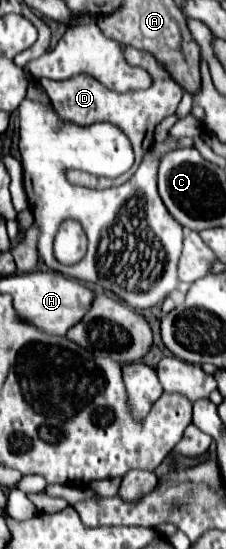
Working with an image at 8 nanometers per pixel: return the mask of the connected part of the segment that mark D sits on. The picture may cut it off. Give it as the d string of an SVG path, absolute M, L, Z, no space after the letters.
M124 46L124 58L130 66L140 66L144 68L150 78L152 78L152 86L146 88L146 90L132 90L132 92L112 92L108 90L104 84L100 84L96 78L92 76L86 76L86 74L80 74L80 76L72 76L66 80L46 80L46 78L40 78L40 86L46 90L50 102L52 102L52 108L58 112L58 116L62 116L64 120L70 120L70 122L76 122L76 124L82 124L82 126L88 126L88 124L94 124L94 122L112 122L116 126L120 126L124 130L124 134L130 138L132 142L132 148L136 152L136 162L134 166L118 176L118 178L102 178L102 176L84 176L84 186L90 186L90 188L110 188L110 186L120 186L124 184L126 180L130 180L130 176L138 170L140 162L142 162L142 156L146 152L146 132L150 136L150 130L156 128L156 124L174 114L180 100L182 100L182 86L170 76L170 72L150 54L150 52L142 52L142 50L136 50L132 46Z

